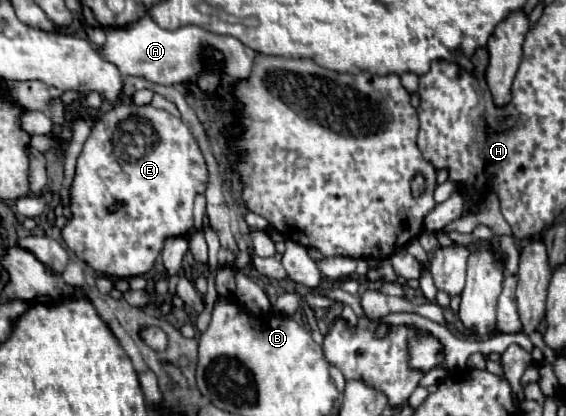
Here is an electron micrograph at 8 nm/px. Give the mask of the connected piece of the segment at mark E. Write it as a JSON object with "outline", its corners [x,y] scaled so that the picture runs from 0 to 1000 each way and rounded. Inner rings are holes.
{"outline":[[[203,252],[196,267],[189,267],[161,310],[161,325],[157,334],[150,339],[147,349],[147,363],[136,382],[136,416],[133,416],[133,430],[129,430],[129,450],[125,450],[125,507],[129,507],[129,526],[118,531],[118,541],[111,546],[111,575],[118,584],[118,594],[125,603],[133,603],[133,613],[140,623],[147,623],[150,632],[157,632],[171,656],[178,661],[189,661],[189,666],[207,666],[207,671],[224,671],[224,666],[239,666],[239,661],[253,661],[260,656],[277,613],[284,608],[292,579],[299,570],[323,570],[330,560],[341,555],[341,483],[352,464],[362,464],[366,454],[366,440],[369,440],[369,411],[366,411],[366,392],[362,392],[362,377],[352,358],[352,344],[348,334],[341,329],[337,310],[330,296],[320,291],[320,281],[306,281],[302,272],[288,267],[288,262],[274,262],[270,252]],[[203,483],[221,483],[221,493],[207,507],[207,512],[193,512],[193,493],[203,488]]]}

